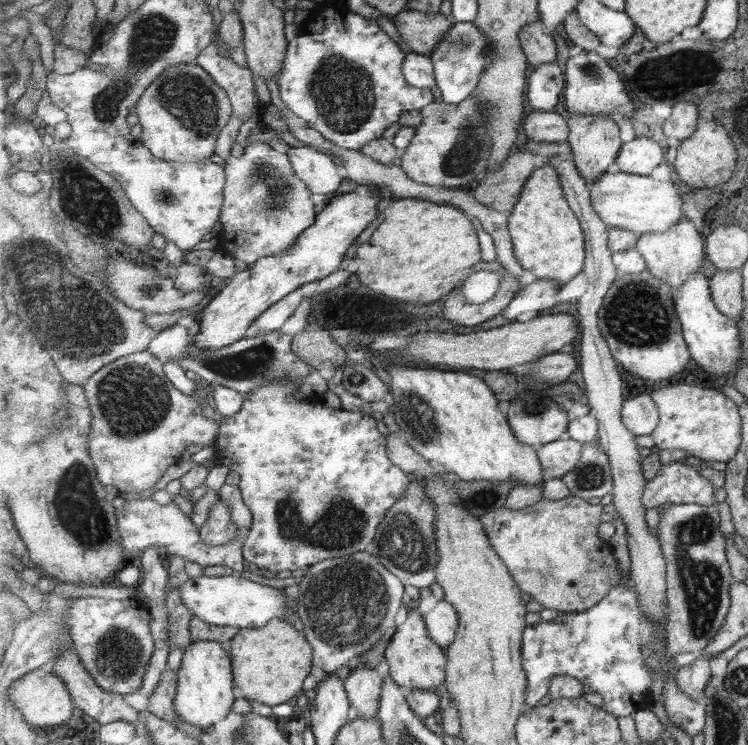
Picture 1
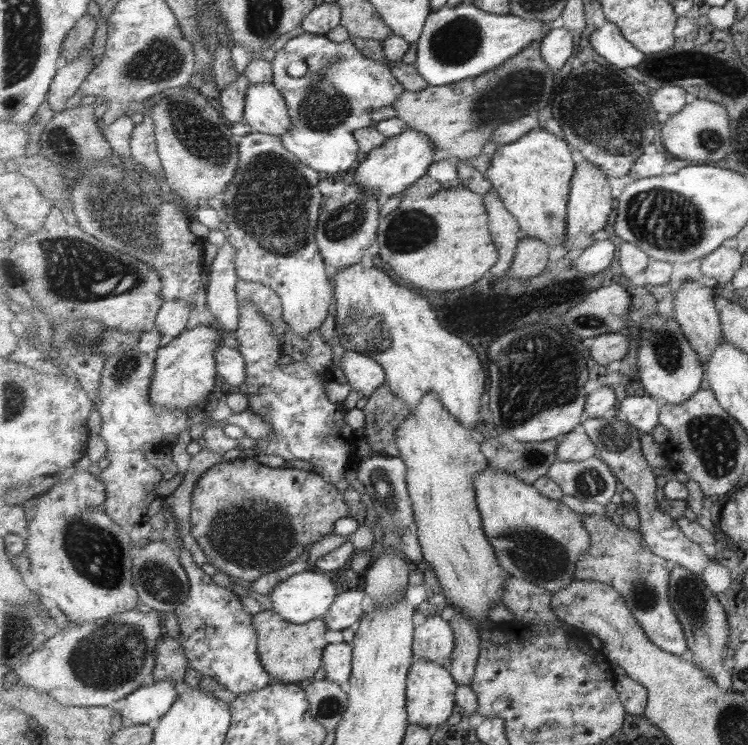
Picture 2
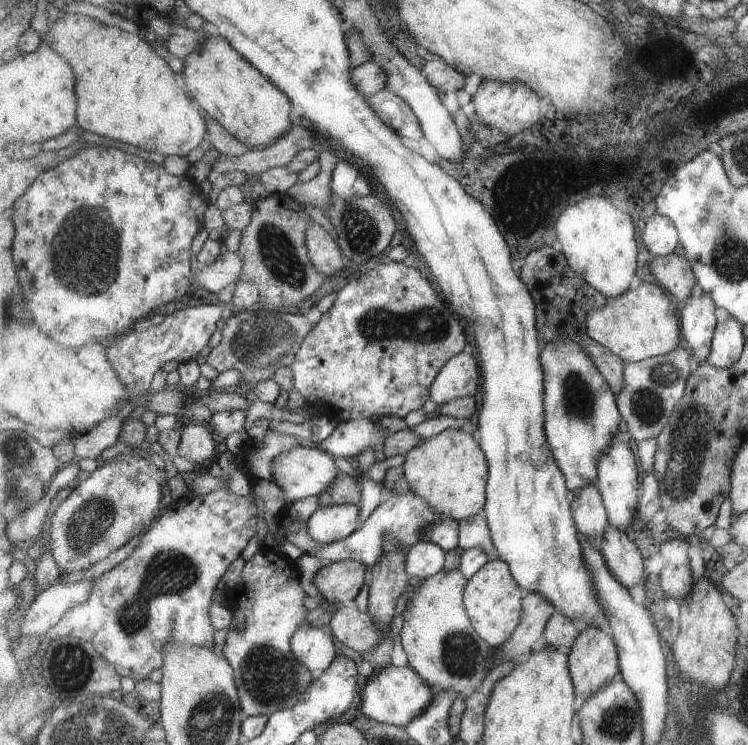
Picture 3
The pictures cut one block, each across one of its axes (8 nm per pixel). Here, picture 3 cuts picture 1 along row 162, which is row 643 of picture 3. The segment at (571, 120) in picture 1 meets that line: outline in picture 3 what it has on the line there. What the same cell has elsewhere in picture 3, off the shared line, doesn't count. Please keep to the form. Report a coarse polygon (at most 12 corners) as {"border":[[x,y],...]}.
{"border":[[587,627],[568,654],[582,701],[619,676],[612,635]]}

